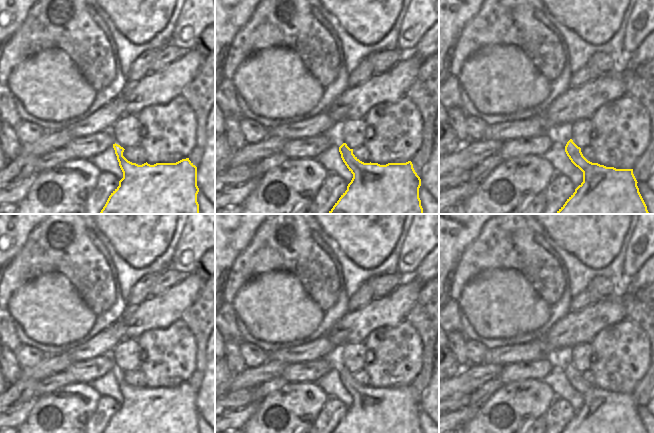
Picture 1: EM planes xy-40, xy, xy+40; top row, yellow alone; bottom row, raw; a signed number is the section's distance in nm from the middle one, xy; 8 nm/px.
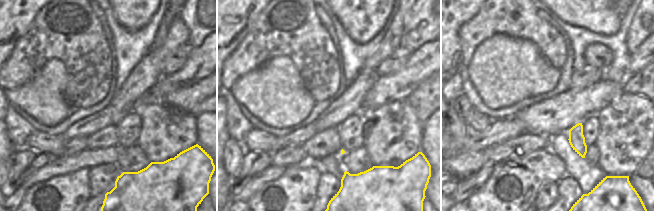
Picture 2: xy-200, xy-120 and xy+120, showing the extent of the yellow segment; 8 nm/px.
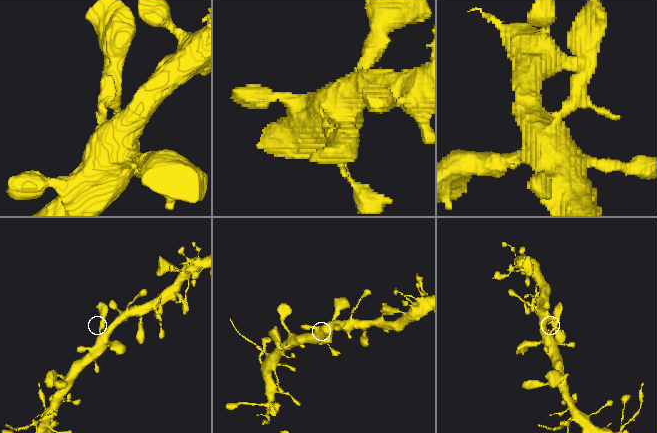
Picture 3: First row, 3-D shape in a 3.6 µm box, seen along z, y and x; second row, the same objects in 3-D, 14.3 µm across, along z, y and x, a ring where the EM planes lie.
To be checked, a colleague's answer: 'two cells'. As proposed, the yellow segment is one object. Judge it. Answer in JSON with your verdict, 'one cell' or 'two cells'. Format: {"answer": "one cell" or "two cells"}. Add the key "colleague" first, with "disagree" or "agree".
{"colleague": "disagree", "answer": "one cell"}

